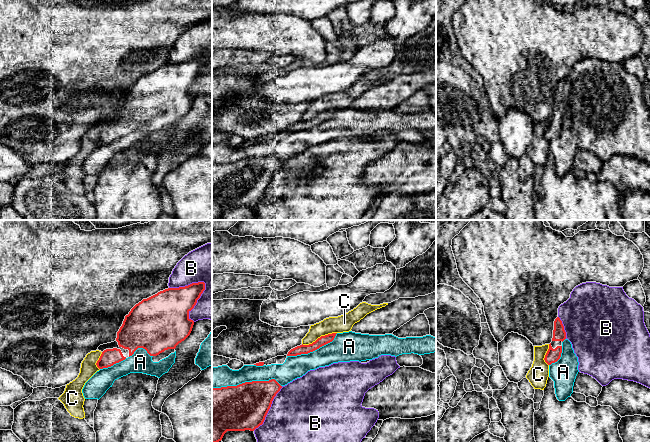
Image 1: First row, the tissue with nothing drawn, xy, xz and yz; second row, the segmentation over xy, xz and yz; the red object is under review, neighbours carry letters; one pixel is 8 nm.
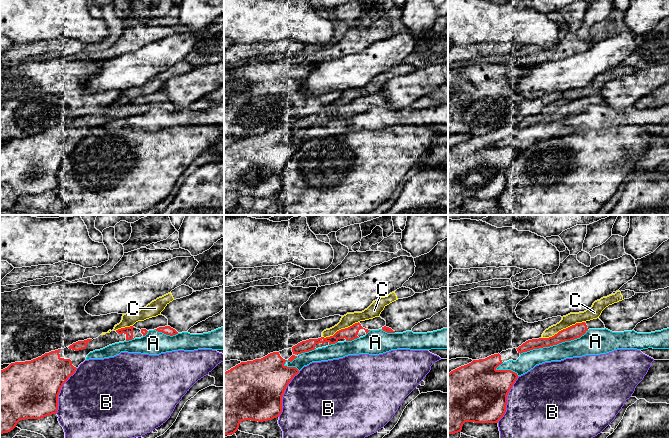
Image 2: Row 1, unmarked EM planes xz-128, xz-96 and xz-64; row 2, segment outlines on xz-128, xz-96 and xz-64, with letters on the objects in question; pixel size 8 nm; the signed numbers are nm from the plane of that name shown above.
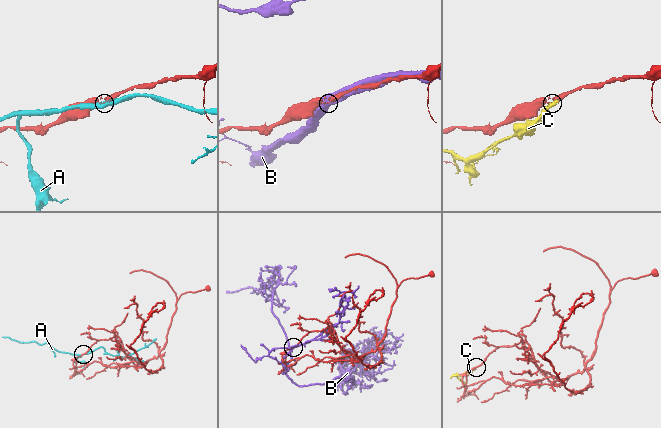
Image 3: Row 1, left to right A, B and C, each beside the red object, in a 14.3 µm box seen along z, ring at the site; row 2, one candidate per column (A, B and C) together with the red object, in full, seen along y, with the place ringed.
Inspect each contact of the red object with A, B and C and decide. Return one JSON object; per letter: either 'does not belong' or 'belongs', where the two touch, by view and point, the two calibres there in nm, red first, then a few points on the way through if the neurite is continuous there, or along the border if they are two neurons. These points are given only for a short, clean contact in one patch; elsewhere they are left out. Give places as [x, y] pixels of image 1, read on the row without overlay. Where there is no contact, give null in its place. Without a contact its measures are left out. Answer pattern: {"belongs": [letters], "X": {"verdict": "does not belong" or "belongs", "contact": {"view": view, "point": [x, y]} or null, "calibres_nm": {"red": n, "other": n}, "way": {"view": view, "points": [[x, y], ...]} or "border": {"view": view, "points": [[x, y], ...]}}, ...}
{"belongs": [], "A": {"verdict": "does not belong", "contact": {"view": "xz", "point": [246, 158]}, "calibres_nm": {"red": 360, "other": 180}}, "B": {"verdict": "does not belong", "contact": {"view": "xy", "point": [204, 61]}, "calibres_nm": {"red": 220, "other": 320}}, "C": {"verdict": "does not belong", "contact": {"view": "xz", "point": [320, 113]}, "calibres_nm": {"red": 80, "other": 140}}}

